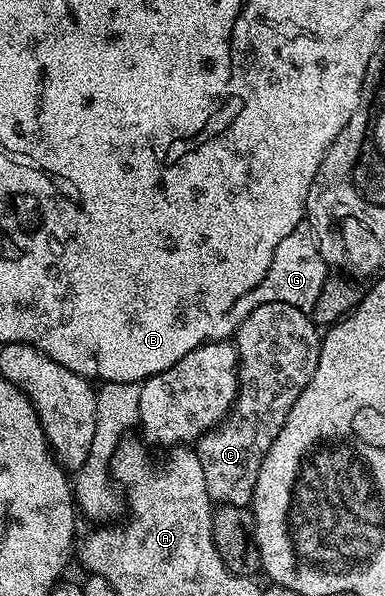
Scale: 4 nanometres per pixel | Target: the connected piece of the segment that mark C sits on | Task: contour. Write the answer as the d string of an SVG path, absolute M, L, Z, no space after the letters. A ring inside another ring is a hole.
M284 303L259 306L236 327L233 334L232 341L238 352L238 395L235 396L234 407L226 415L226 419L202 435L196 443L196 449L200 464L204 468L204 480L211 503L249 507L254 501L256 476L260 476L260 464L268 448L272 448L272 440L276 440L280 428L284 428L284 420L288 412L292 412L292 404L296 404L300 392L316 372L322 339L319 327L307 311Z

